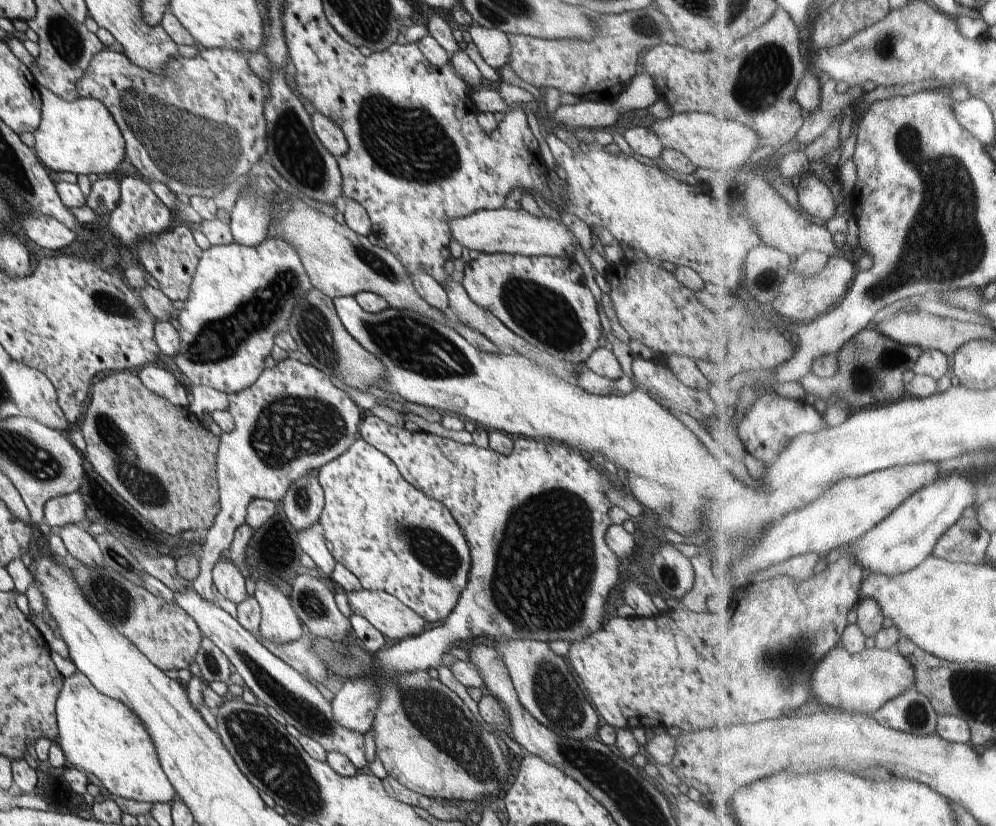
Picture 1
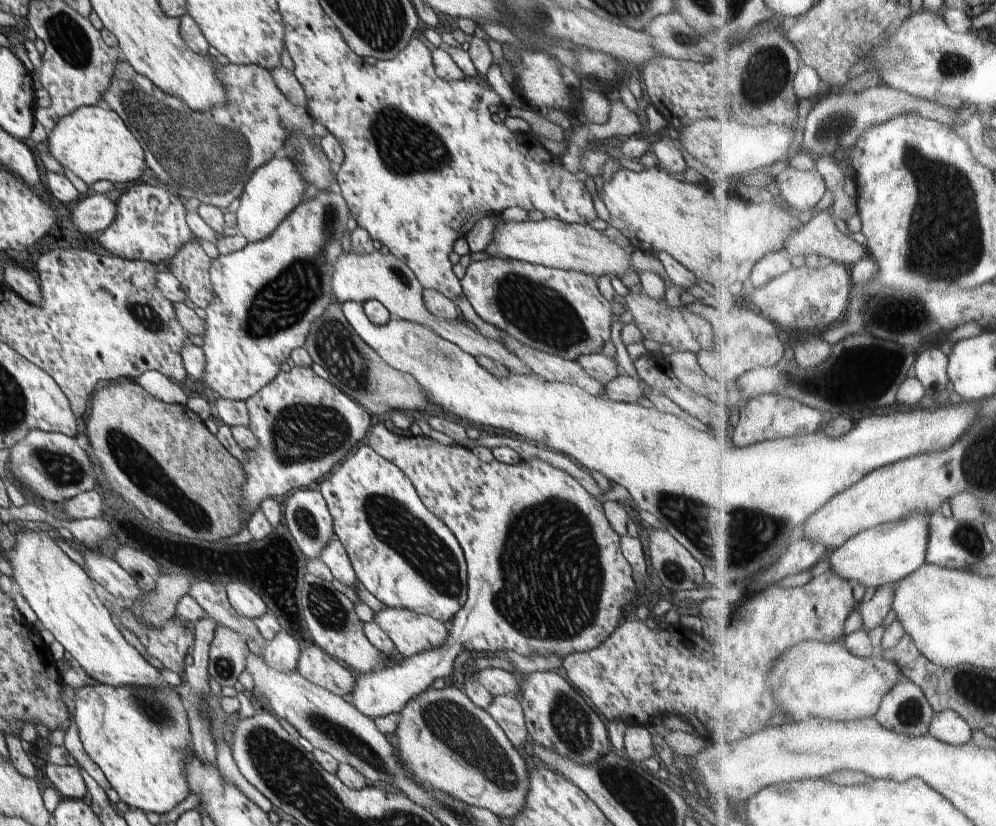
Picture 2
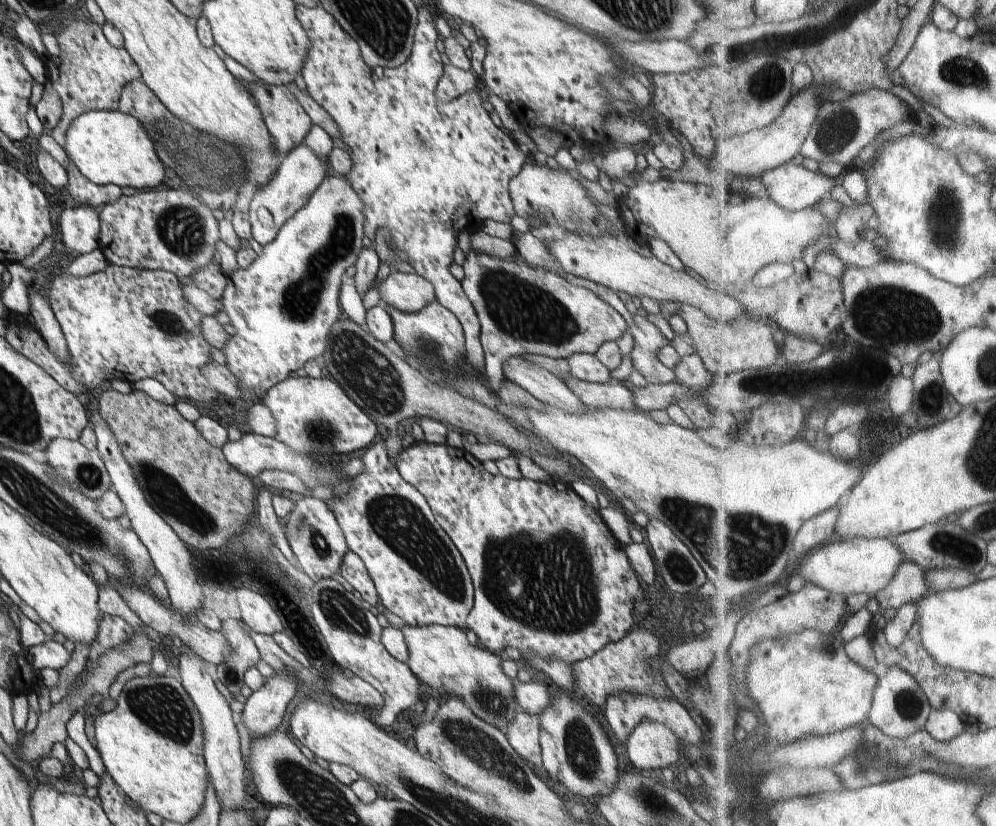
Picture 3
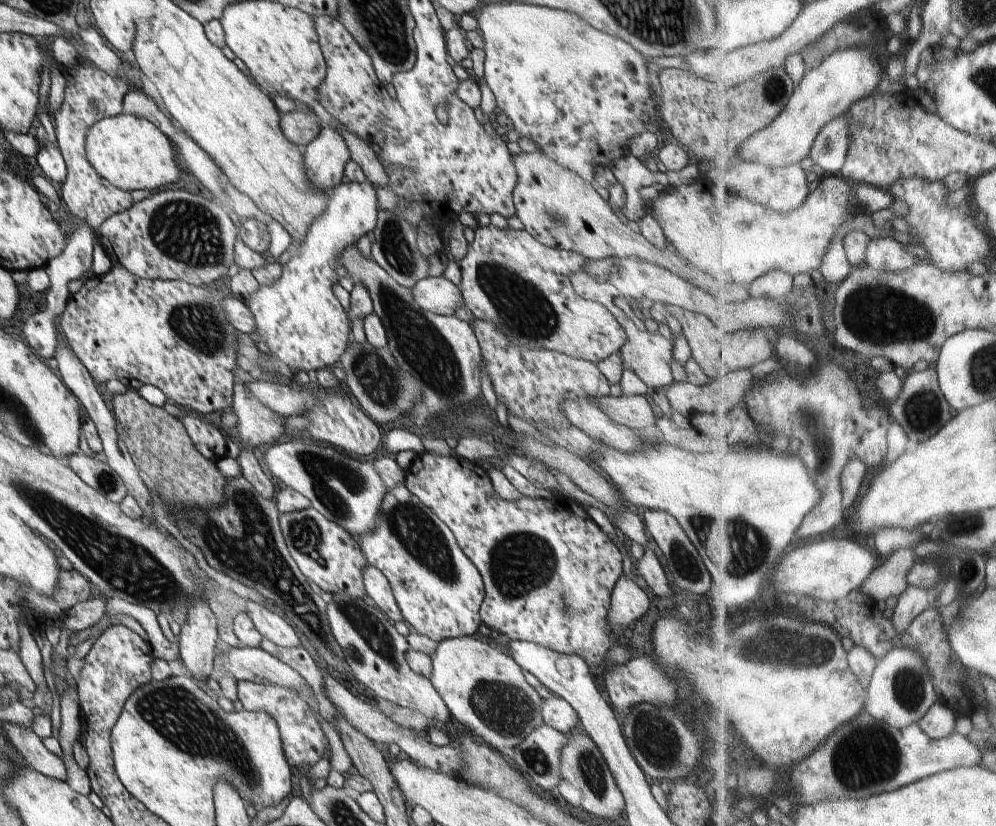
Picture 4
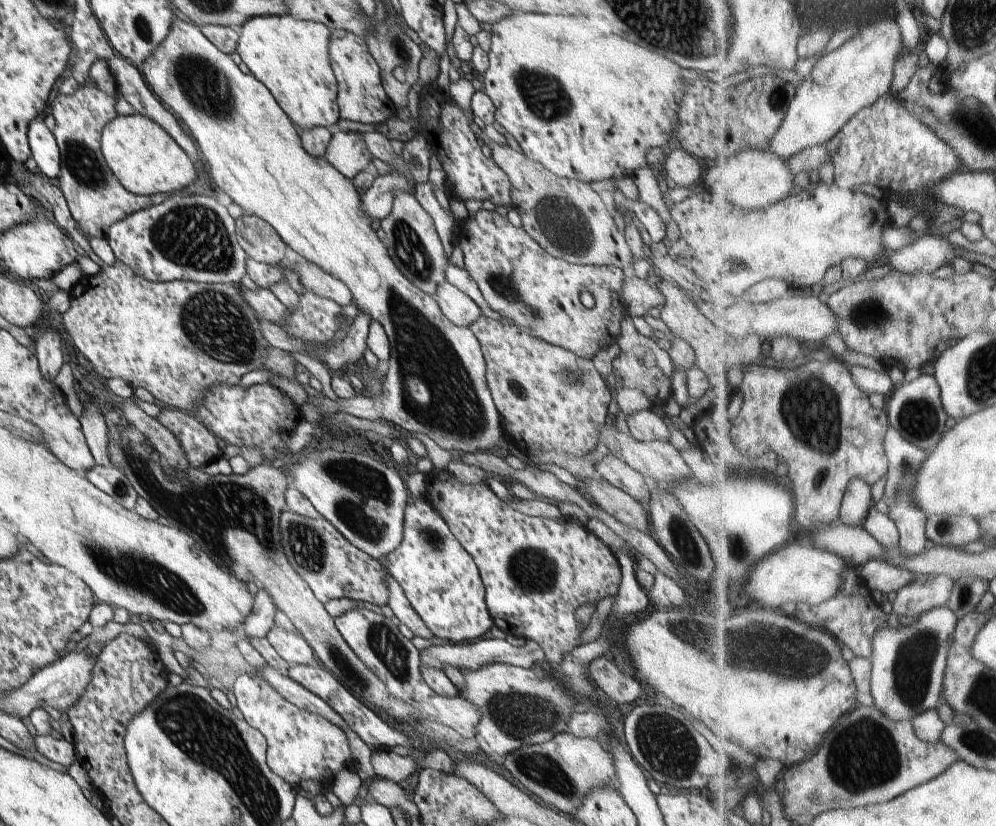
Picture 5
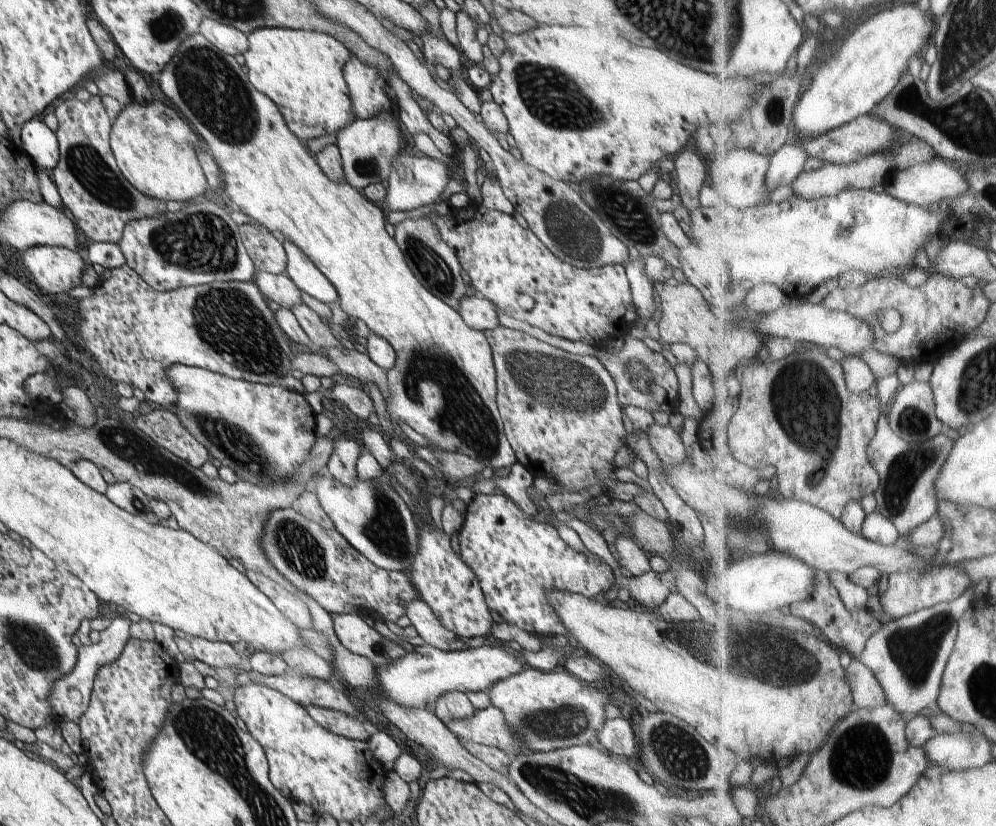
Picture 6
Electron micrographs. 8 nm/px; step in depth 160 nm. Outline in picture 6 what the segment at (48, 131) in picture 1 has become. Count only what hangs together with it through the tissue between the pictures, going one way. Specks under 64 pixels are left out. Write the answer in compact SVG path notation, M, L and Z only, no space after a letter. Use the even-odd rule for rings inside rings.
M157 100L147 103L133 101L132 104L124 106L111 123L109 141L112 154L124 178L140 192L165 202L177 200L186 203L203 199L207 178L198 160L197 146L204 151L207 151L207 146L174 108Z

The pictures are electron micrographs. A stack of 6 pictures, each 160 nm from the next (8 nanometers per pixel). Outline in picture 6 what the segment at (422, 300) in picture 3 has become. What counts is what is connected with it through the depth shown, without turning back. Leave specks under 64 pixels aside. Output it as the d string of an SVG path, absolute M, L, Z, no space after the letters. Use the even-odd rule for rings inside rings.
M469 293L460 301L458 312L470 328L486 332L500 326L496 307L491 300Z

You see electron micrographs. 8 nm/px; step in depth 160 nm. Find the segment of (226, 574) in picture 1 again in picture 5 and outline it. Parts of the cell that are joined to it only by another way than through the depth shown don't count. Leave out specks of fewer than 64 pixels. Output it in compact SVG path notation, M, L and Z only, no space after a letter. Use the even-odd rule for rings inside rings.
M275 626L266 638L281 658L290 665L316 665L318 663L312 647L304 637L298 634L289 633Z

